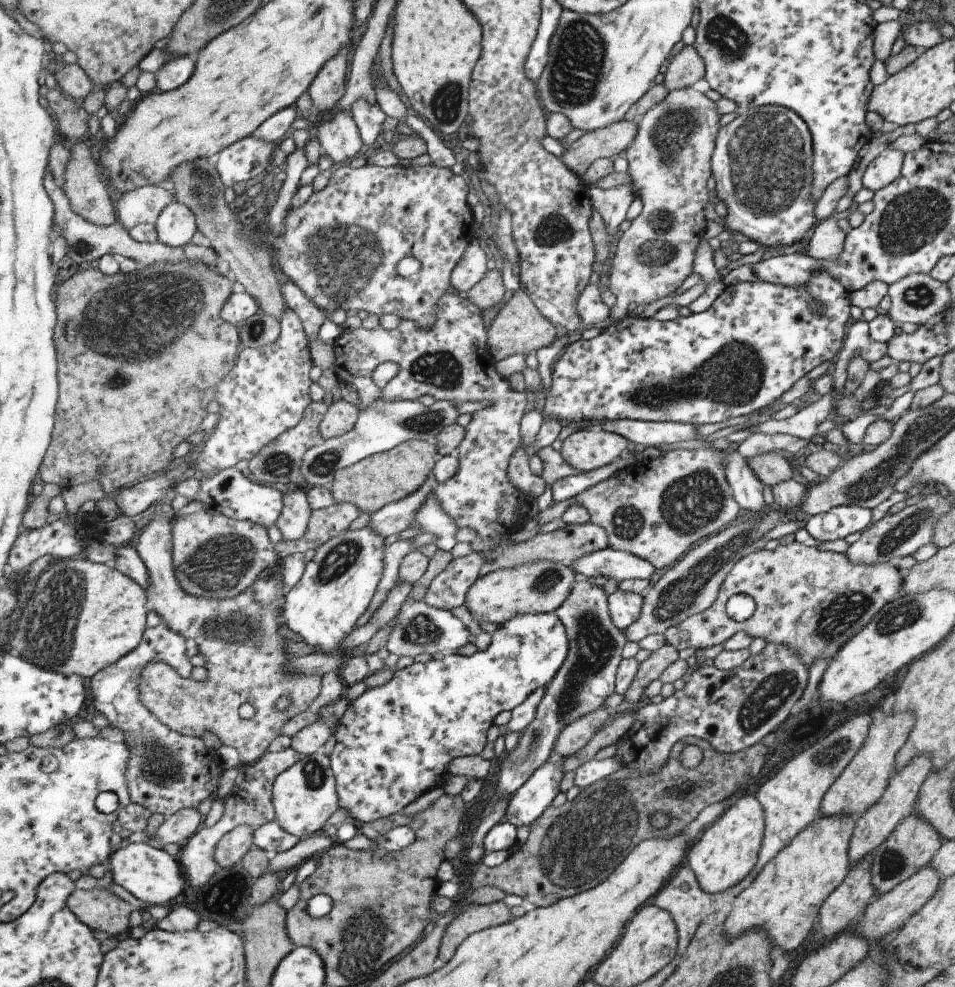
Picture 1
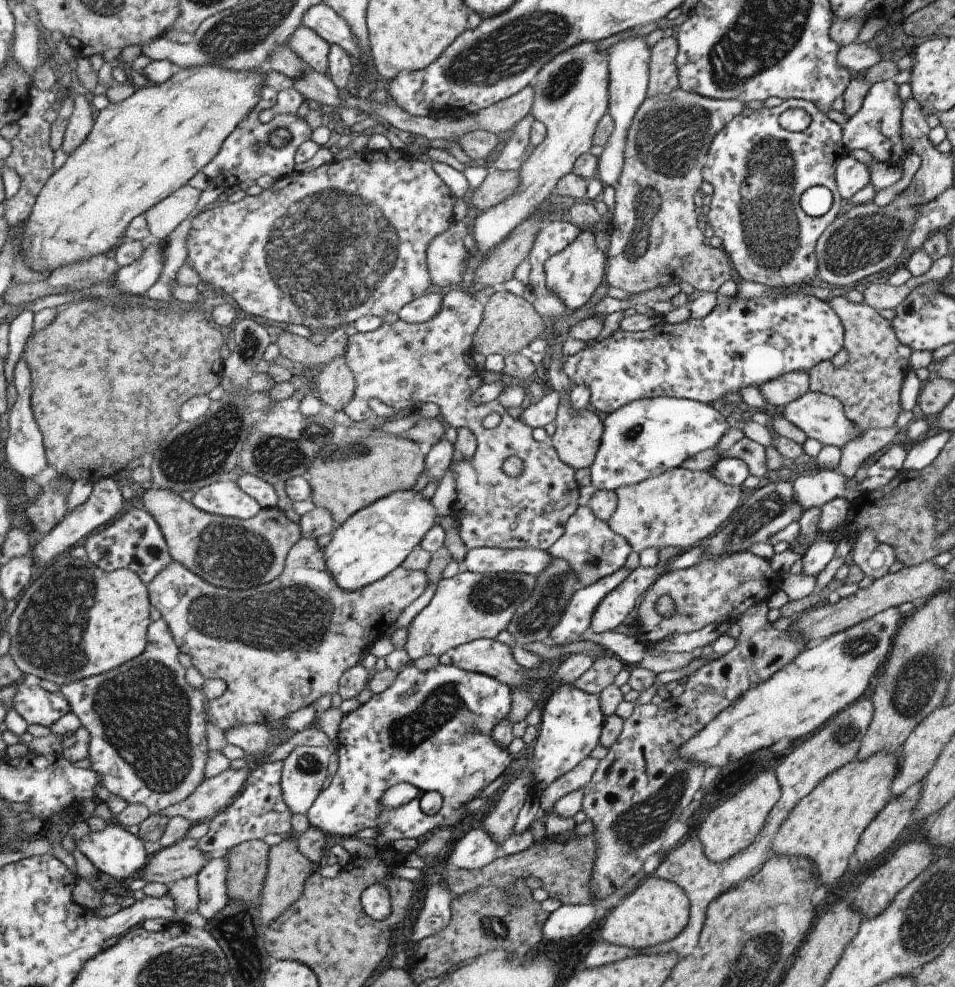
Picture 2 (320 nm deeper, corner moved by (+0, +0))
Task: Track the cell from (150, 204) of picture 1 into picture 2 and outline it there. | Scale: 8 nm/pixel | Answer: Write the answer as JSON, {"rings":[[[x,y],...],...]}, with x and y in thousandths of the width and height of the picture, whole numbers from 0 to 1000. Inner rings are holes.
{"rings":[[[194,187],[157,211],[151,218],[160,239],[164,242],[175,242],[177,238],[181,238],[186,229],[206,213],[208,201],[210,193]]]}

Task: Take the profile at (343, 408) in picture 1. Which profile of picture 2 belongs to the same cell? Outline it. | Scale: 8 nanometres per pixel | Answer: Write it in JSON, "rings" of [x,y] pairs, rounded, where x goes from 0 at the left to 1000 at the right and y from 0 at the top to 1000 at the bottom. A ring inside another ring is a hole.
{"rings":[[[352,361],[346,365],[335,376],[333,385],[332,400],[338,407],[338,417],[347,419],[348,416],[355,416],[372,399],[372,380],[370,374],[361,367],[360,361]]]}

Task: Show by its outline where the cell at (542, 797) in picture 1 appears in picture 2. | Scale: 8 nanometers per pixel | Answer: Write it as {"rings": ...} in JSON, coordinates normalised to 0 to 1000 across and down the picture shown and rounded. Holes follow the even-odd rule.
{"rings":[[[600,692],[583,694],[581,699],[576,699],[569,715],[566,715],[566,726],[563,734],[563,747],[559,756],[558,773],[561,786],[557,790],[557,802],[555,805],[564,806],[565,802],[575,793],[578,793],[585,785],[600,778],[610,767],[615,767],[619,759],[626,753],[628,738],[632,728],[628,720],[626,704],[618,704],[610,701]]]}

